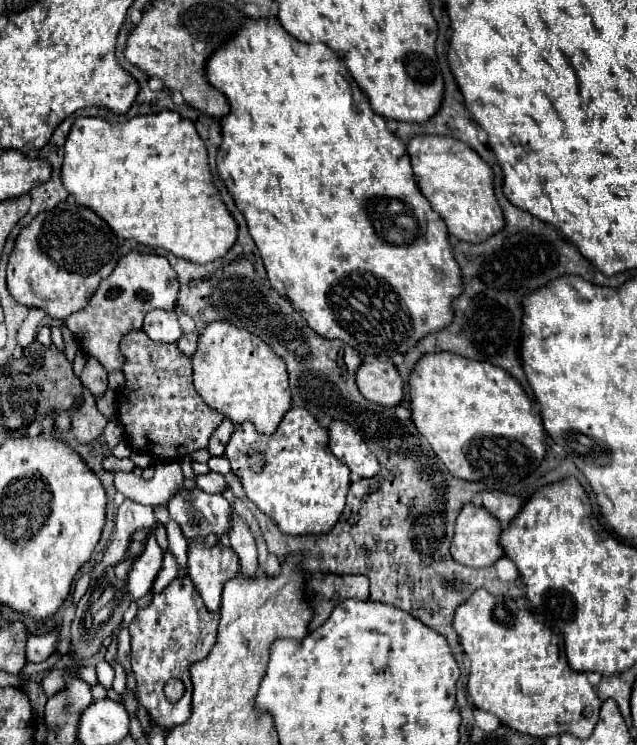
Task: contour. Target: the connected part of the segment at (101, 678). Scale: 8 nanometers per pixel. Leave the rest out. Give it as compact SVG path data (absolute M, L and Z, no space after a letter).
M101 661L97 664L95 669L97 672L98 681L105 688L111 687L113 684L114 675L115 675L112 667L106 661Z

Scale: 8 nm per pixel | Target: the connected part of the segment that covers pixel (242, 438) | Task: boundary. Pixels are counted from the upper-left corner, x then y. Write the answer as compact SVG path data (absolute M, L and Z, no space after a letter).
M292 408L284 414L278 430L272 436L256 432L252 422L244 422L244 424L236 426L236 430L234 430L234 434L226 446L224 456L230 460L232 472L242 482L246 496L264 514L268 514L280 526L282 532L292 534L292 536L322 534L322 532L328 532L336 524L338 516L342 514L348 486L350 486L348 466L336 460L336 456L330 452L326 440L328 440L326 428L322 428L308 410Z

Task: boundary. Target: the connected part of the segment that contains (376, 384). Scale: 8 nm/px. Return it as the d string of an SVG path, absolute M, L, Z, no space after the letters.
M374 360L362 364L356 372L360 392L382 406L398 406L404 400L404 382L392 362Z

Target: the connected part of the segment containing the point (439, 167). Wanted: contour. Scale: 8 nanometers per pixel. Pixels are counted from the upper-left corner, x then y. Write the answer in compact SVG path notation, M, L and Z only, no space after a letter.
M416 136L408 142L408 154L422 194L444 218L452 236L482 242L504 228L506 220L494 194L494 172L470 146L450 136Z

